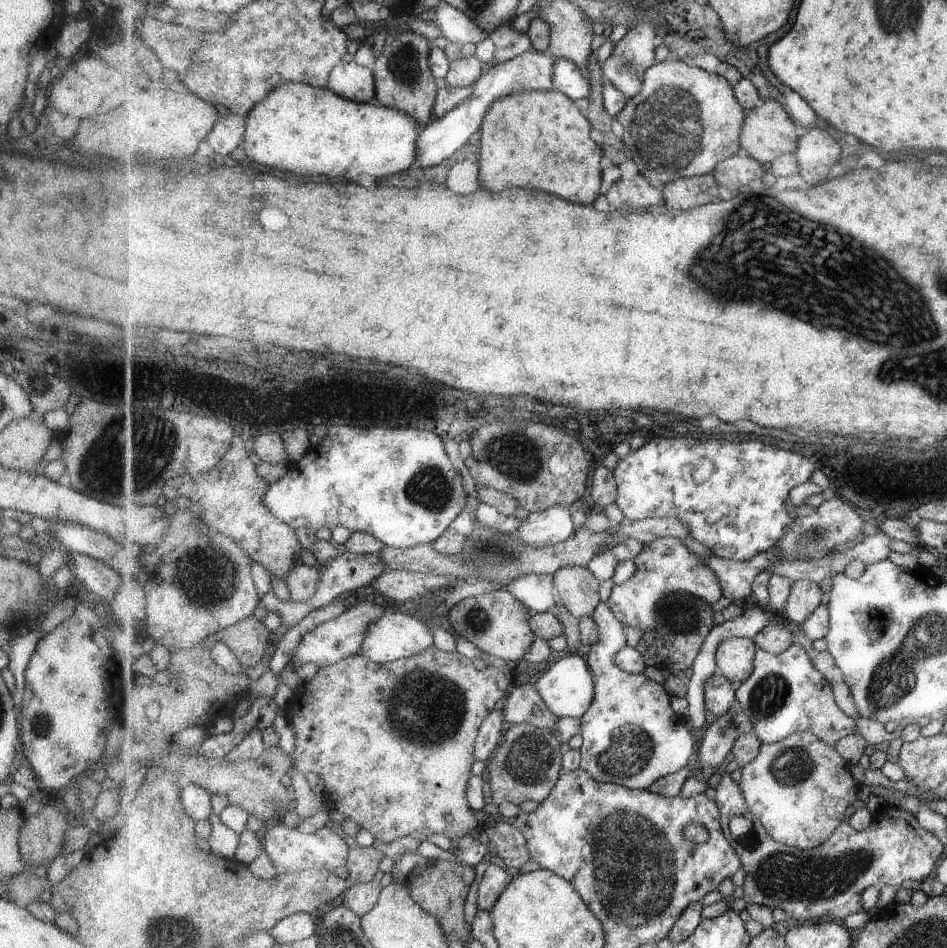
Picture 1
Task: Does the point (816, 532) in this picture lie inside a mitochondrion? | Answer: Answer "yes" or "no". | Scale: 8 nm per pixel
yes

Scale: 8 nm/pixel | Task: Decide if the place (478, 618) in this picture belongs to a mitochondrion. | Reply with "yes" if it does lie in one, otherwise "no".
yes

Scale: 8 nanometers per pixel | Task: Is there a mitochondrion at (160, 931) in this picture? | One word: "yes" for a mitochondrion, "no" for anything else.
yes

